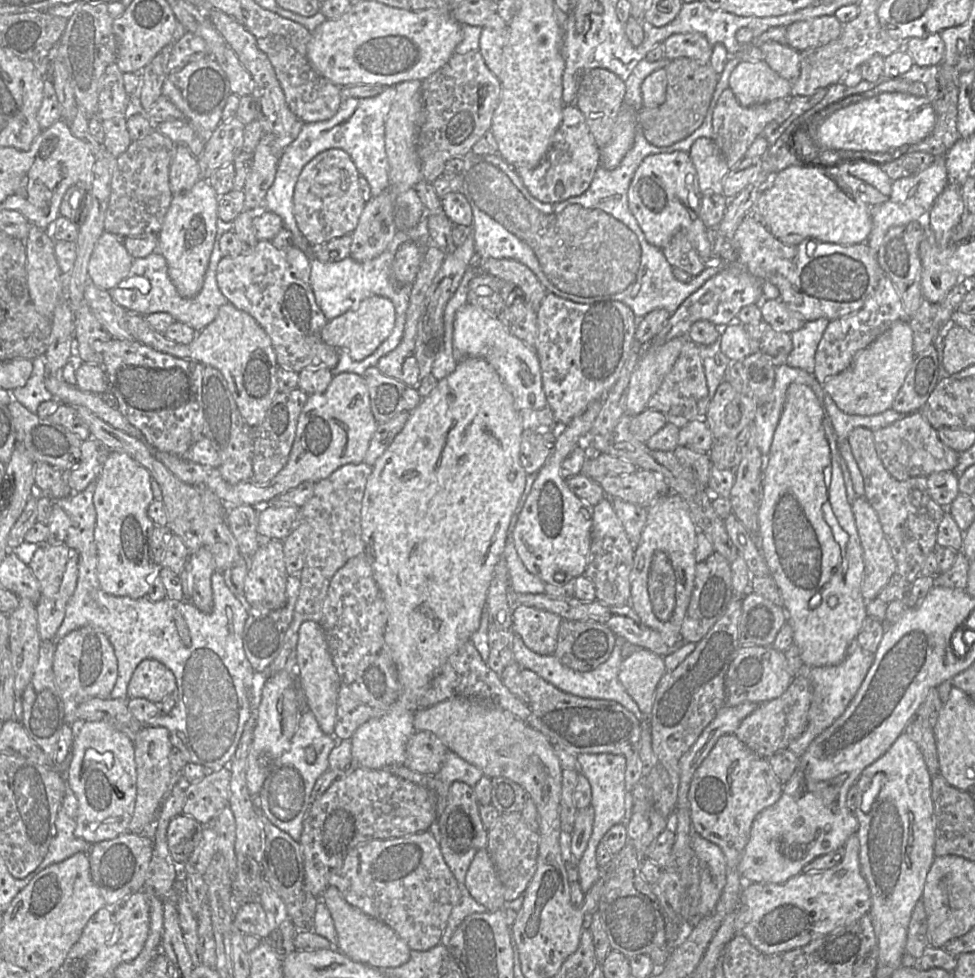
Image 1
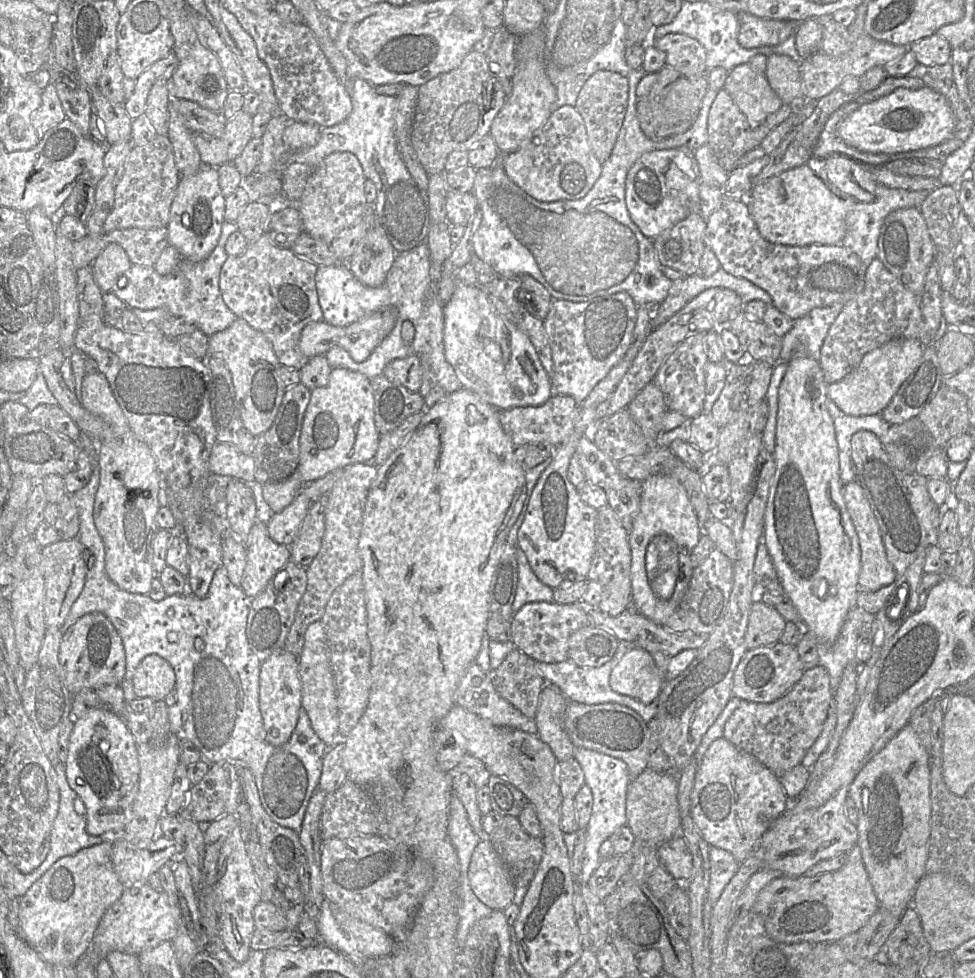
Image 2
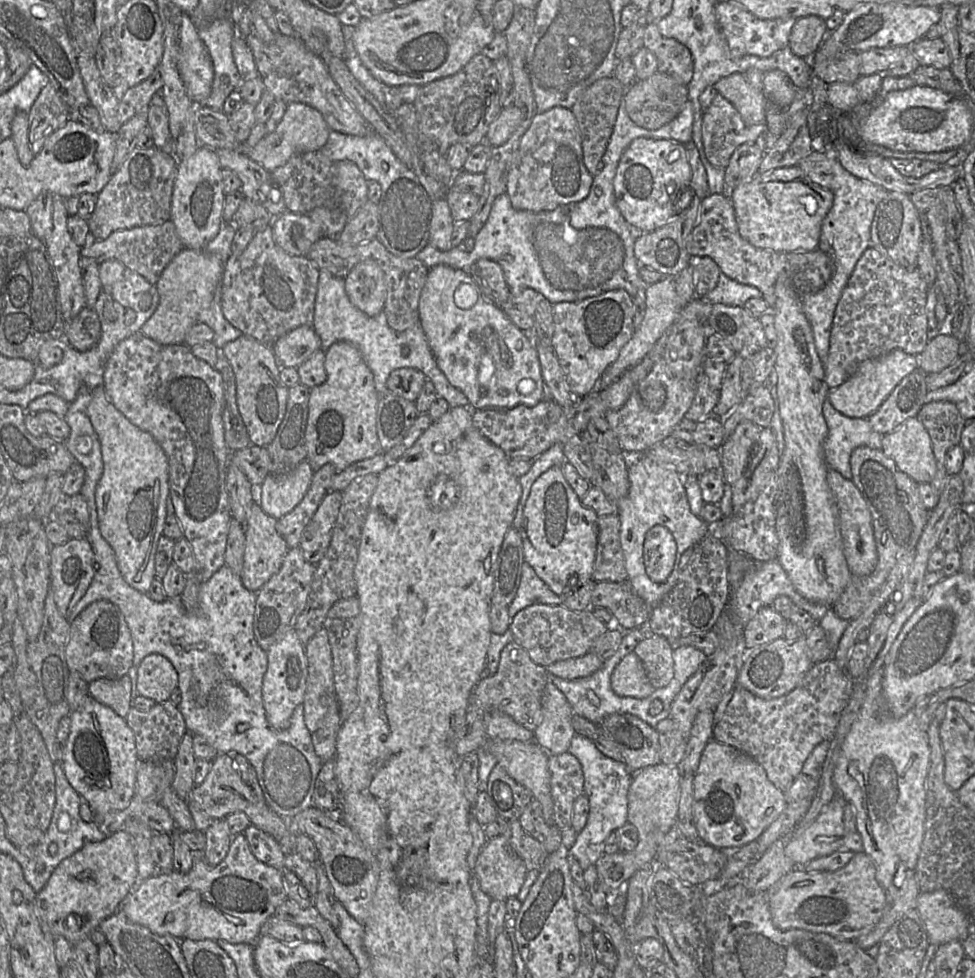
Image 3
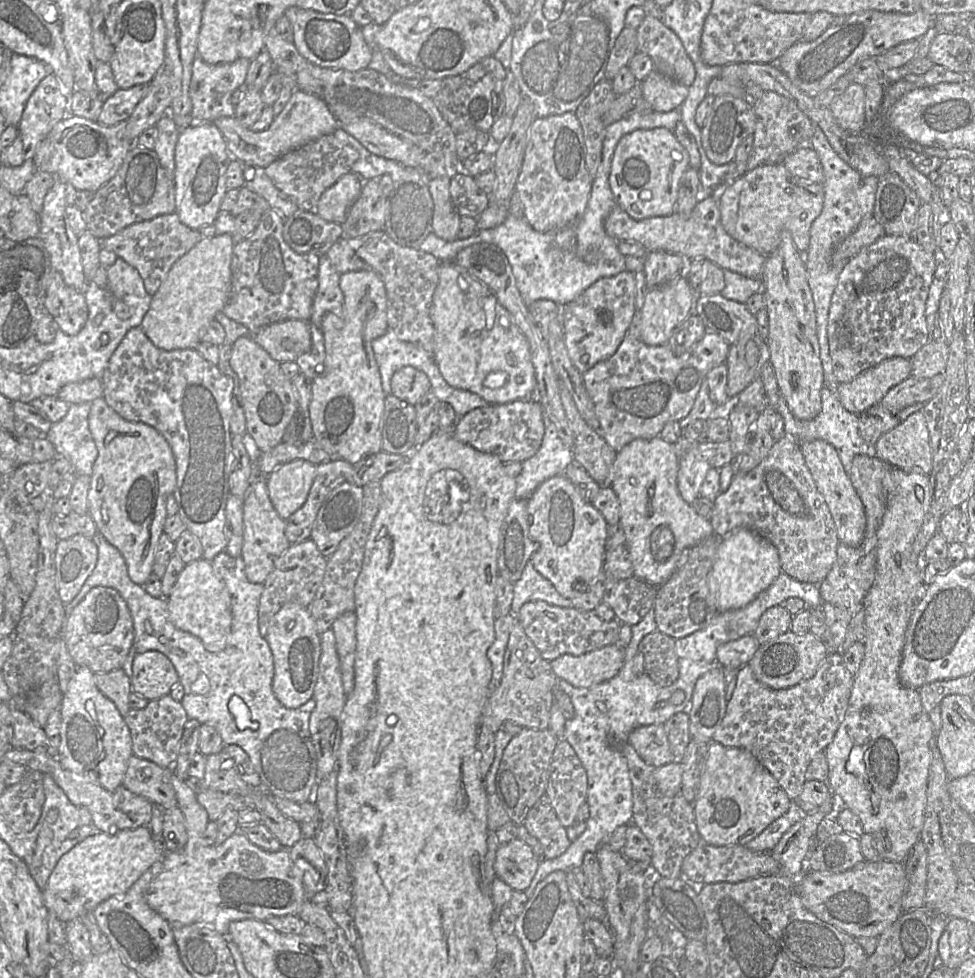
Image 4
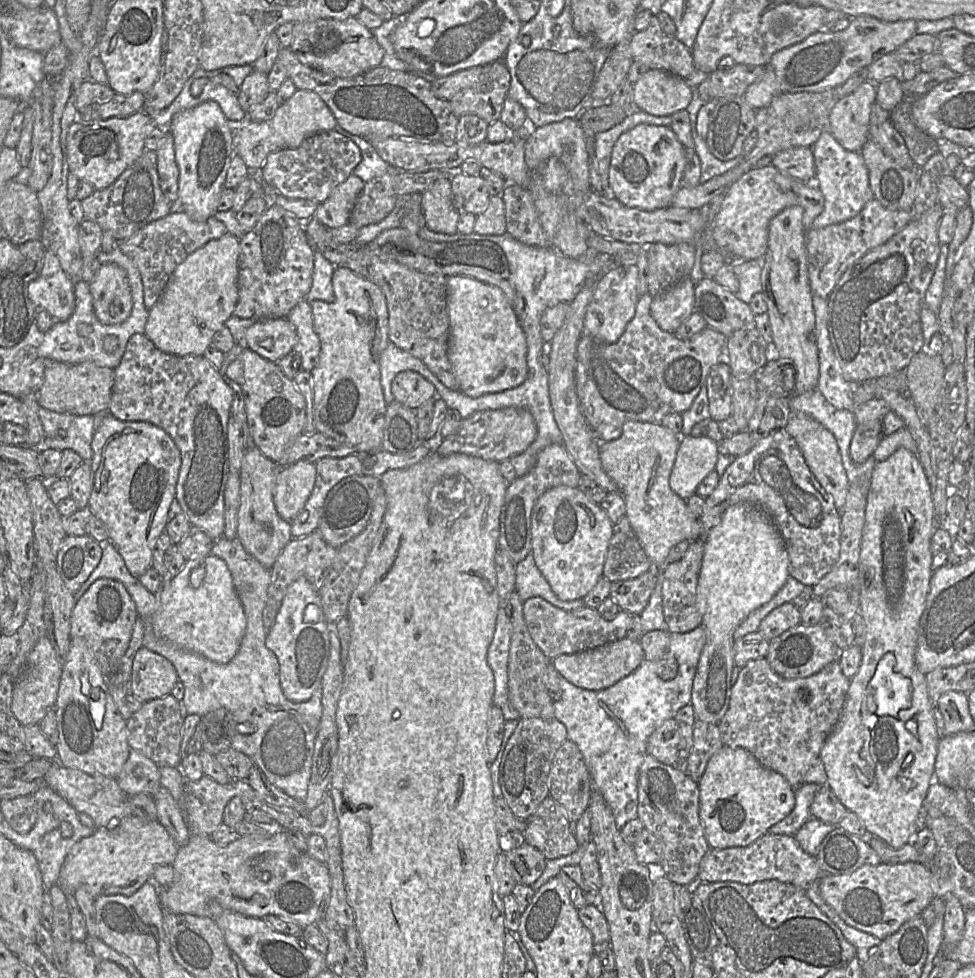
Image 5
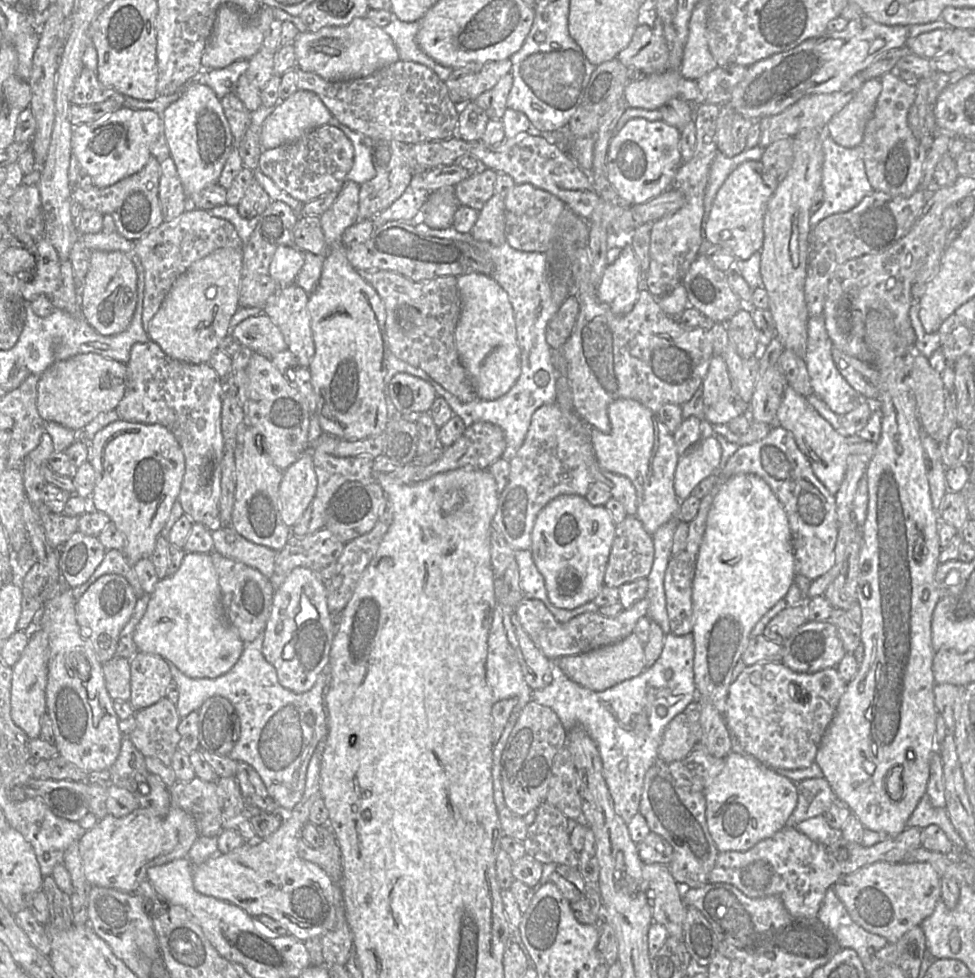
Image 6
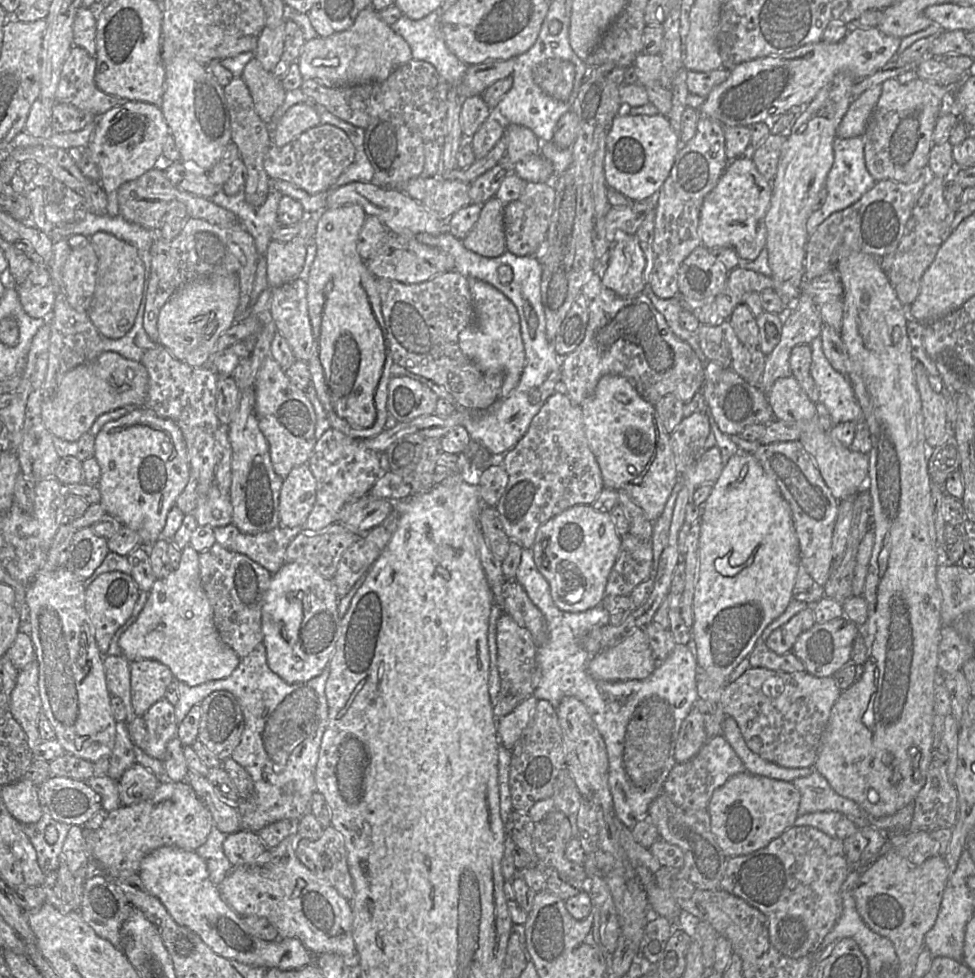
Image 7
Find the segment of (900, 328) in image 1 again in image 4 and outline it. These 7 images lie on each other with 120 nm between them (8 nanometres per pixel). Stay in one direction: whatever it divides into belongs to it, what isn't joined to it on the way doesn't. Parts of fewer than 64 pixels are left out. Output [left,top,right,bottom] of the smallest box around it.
[836,357,911,414]

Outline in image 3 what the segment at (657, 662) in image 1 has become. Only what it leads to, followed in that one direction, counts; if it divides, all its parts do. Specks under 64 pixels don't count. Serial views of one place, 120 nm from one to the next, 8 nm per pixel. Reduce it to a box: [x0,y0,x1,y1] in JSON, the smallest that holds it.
[610,651,655,698]

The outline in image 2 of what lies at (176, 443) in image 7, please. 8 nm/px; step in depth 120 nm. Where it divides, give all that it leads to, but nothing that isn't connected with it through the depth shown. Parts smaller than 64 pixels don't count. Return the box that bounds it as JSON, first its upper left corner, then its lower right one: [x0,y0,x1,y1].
[80,370,163,595]

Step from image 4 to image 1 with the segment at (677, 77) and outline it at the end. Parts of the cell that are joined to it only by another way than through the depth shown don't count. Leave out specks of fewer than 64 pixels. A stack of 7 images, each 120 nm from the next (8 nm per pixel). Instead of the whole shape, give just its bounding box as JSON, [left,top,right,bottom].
[663,32,713,64]

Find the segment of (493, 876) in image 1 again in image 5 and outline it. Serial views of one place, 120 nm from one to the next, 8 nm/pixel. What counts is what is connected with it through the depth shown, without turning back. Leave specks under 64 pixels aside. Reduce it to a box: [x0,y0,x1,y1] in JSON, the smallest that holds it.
[505,842,546,886]

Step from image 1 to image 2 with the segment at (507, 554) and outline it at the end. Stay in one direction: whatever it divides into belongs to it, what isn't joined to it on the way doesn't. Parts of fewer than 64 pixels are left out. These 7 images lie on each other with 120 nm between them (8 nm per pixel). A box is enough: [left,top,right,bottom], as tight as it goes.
[512,547,554,613]

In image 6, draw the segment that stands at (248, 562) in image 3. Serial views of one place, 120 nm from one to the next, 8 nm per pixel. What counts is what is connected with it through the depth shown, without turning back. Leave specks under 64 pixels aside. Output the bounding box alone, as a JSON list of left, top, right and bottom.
[231,424,290,553]

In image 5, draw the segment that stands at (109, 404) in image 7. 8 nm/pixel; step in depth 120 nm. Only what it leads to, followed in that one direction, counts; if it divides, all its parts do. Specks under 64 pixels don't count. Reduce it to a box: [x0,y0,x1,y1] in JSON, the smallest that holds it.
[37,360,114,416]

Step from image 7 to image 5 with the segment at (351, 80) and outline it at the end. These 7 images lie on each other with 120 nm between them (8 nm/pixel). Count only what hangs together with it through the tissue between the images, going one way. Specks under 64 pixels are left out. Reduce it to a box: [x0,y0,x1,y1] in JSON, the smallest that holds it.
[289,17,384,78]

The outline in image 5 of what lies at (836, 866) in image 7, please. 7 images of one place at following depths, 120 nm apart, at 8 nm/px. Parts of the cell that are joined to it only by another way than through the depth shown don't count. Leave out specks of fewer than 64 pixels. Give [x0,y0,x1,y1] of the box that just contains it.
[697,832,822,890]

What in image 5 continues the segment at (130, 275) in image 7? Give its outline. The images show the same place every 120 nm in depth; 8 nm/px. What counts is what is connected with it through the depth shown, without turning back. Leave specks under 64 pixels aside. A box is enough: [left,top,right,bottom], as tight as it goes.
[89,263,133,325]

